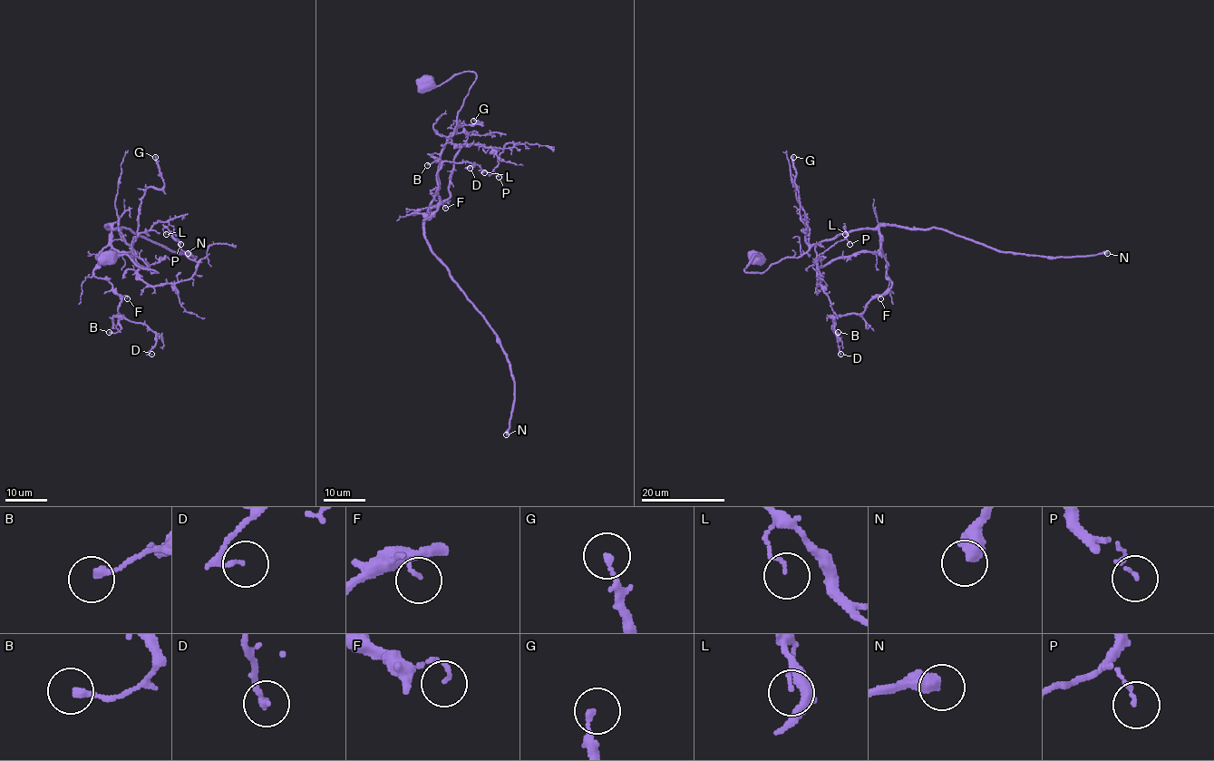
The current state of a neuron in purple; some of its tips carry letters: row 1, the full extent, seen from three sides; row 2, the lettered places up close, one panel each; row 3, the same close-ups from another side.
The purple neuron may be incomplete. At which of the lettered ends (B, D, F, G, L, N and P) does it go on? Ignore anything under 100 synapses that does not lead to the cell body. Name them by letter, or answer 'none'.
N

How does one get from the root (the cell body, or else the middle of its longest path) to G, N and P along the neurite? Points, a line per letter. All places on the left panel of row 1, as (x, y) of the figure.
G: (111, 257), (126, 254), (158, 272), (133, 248), (141, 197), (149, 187), (163, 186), (155, 157)
N: (111, 257), (126, 254), (158, 272), (150, 272), (121, 229), (107, 225), (188, 253)
P: (111, 257), (158, 272), (121, 229), (111, 245), (131, 251), (147, 284), (178, 283), (197, 263), (180, 244)

